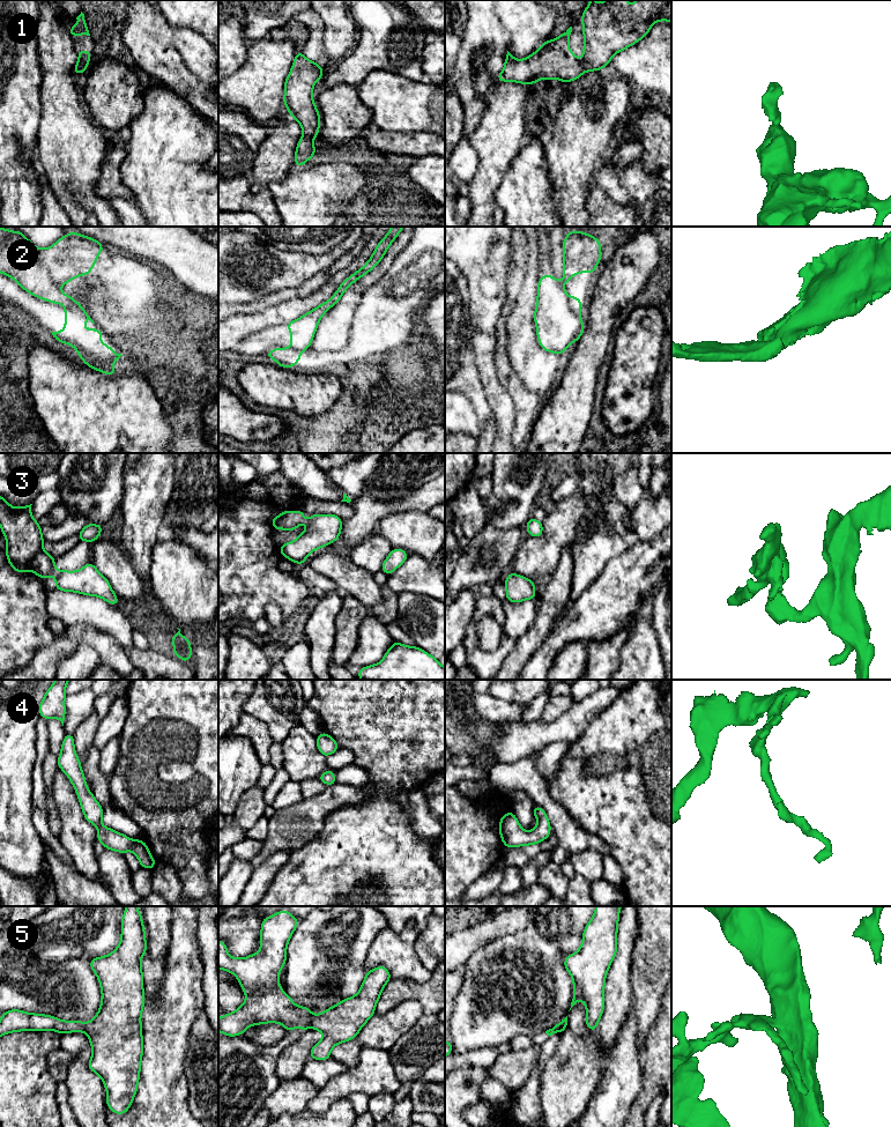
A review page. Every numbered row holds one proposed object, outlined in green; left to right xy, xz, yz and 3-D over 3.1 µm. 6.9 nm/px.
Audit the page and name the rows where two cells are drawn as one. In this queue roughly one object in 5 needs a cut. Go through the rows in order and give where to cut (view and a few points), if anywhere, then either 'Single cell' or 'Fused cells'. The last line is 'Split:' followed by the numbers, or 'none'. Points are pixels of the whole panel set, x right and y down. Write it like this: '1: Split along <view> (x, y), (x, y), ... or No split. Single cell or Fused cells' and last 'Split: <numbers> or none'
1: No split. Single cell
2: Split along yz (566, 297), (569, 306), (578, 314). Fused cells
3: No split. Single cell
4: No split. Single cell
5: Split along xz (313, 1015), (309, 1027). Fused cells
Split: 2, 5

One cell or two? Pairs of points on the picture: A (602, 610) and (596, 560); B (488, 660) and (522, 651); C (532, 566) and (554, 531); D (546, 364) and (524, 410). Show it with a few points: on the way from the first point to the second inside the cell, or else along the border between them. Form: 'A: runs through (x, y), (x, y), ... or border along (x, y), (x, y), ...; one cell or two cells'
A: border along (611, 557), (601, 573), (580, 594); two cells
B: border along (515, 640), (512, 650), (498, 667); two cells
C: runs through (539, 557), (552, 540); one cell
D: border along (514, 372), (528, 390), (536, 392), (541, 397); two cells

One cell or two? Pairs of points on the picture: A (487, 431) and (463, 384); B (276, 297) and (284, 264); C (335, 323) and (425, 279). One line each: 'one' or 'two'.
A: one
B: two
C: two

